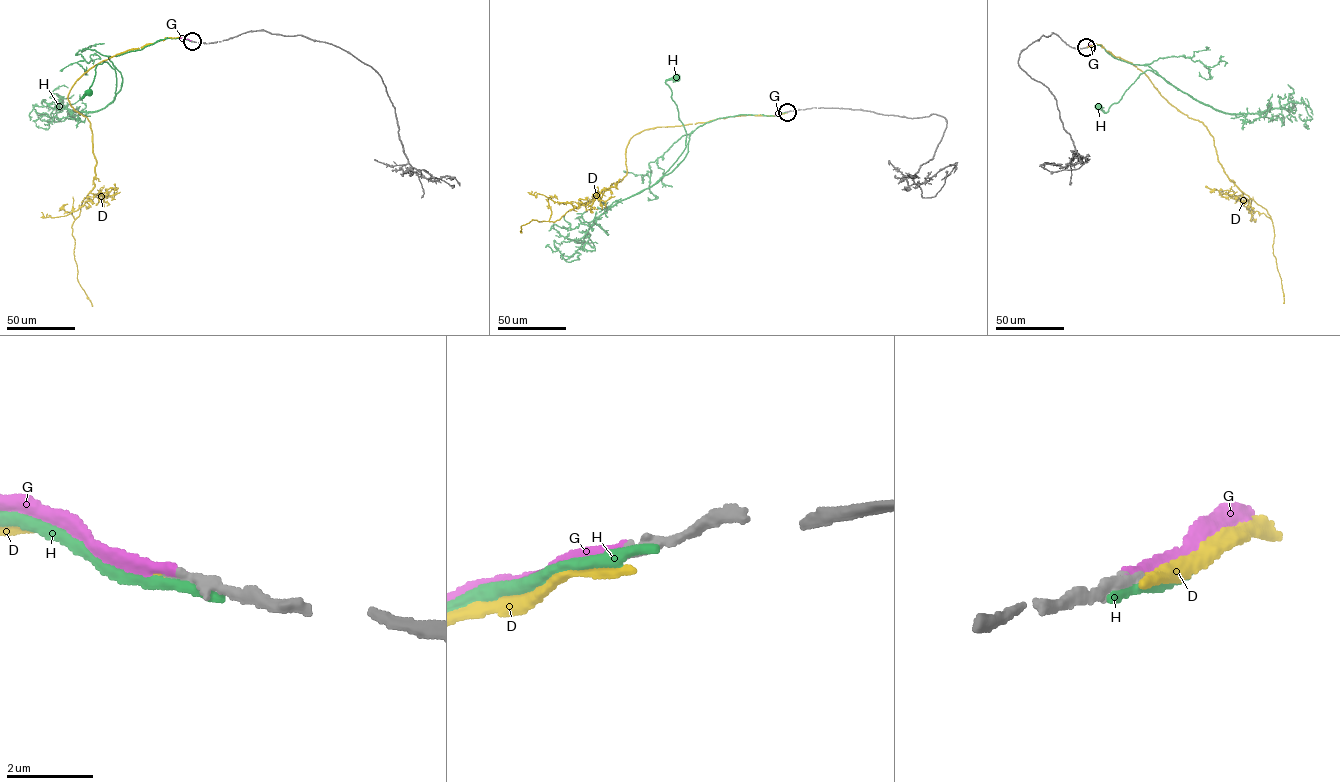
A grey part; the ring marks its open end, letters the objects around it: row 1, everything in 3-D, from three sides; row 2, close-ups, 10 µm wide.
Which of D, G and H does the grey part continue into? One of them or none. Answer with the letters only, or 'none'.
G

